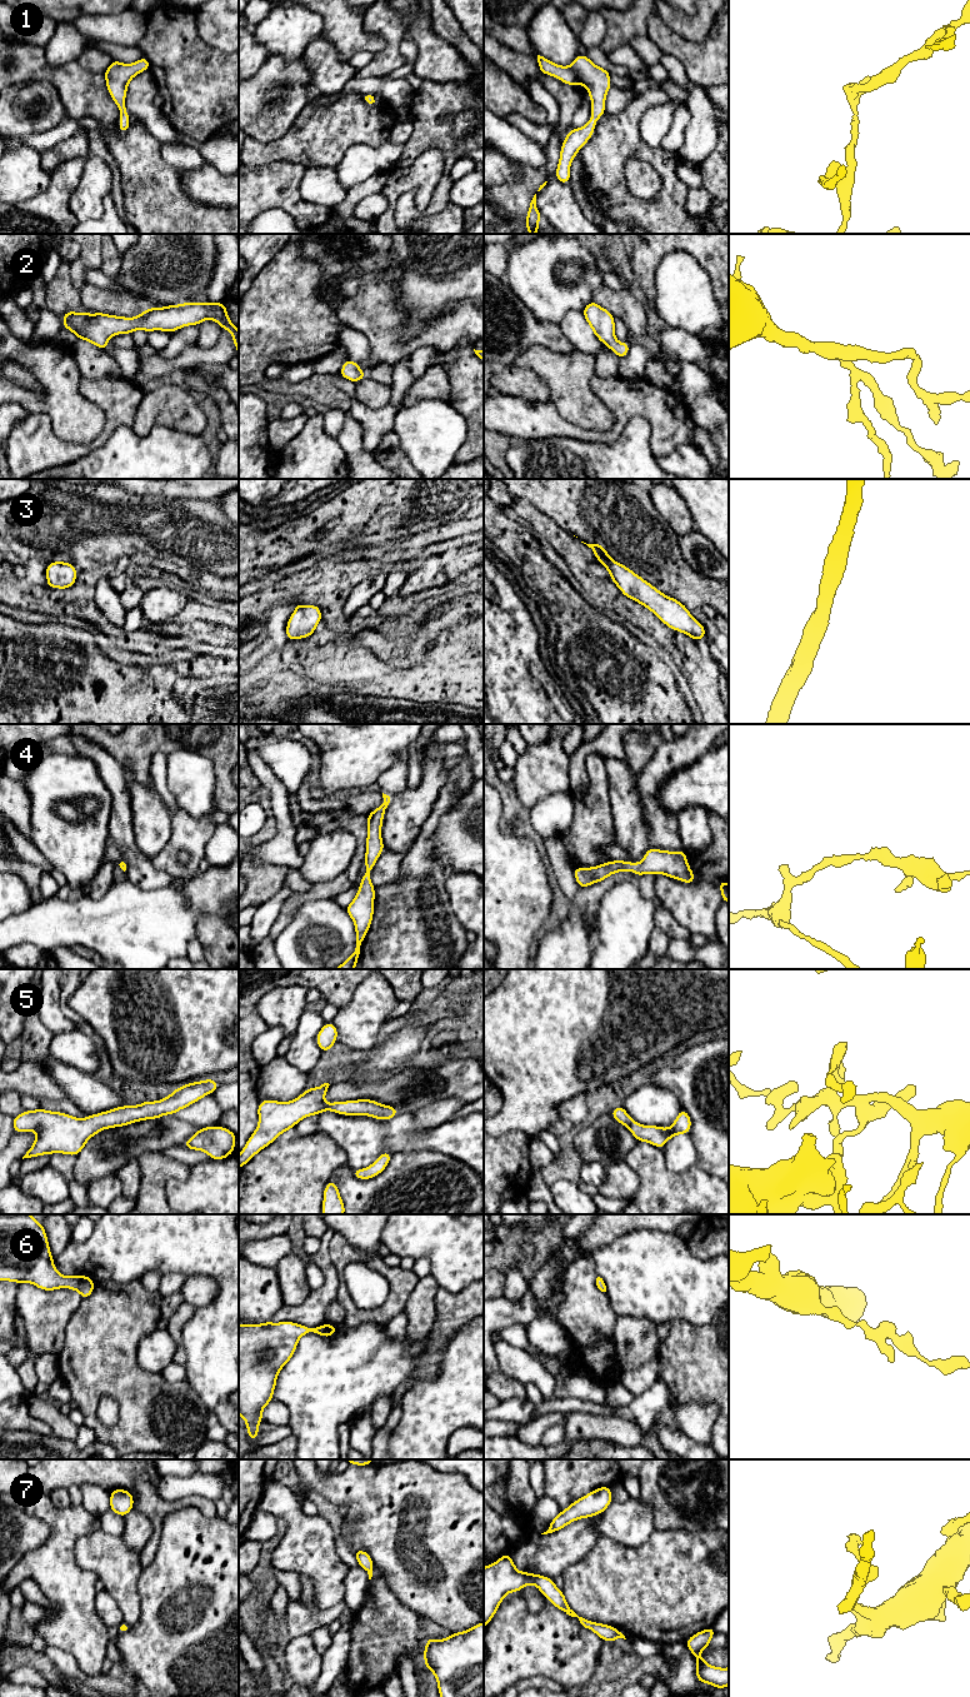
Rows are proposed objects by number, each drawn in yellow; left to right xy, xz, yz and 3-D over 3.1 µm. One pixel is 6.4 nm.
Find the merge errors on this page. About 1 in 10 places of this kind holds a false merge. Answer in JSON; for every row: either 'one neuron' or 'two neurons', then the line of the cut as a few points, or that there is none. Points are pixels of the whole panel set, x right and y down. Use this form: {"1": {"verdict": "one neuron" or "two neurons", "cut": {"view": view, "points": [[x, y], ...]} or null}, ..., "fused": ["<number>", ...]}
{"1": {"verdict": "one neuron", "cut": null}, "2": {"verdict": "one neuron", "cut": null}, "3": {"verdict": "one neuron", "cut": null}, "4": {"verdict": "one neuron", "cut": null}, "5": {"verdict": "one neuron", "cut": null}, "6": {"verdict": "one neuron", "cut": null}, "7": {"verdict": "one neuron", "cut": null}, "fused": []}

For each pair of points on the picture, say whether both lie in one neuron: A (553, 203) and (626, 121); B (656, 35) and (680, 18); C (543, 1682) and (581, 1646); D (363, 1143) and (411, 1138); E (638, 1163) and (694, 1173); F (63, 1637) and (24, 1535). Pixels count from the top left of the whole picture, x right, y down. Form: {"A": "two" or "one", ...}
{"A": "two", "B": "two", "C": "two", "D": "one", "E": "one", "F": "two"}

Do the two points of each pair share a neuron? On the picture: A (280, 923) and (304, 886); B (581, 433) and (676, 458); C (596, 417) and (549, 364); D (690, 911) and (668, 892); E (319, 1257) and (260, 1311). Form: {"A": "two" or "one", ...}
{"A": "two", "B": "two", "C": "one", "D": "one", "E": "two"}

